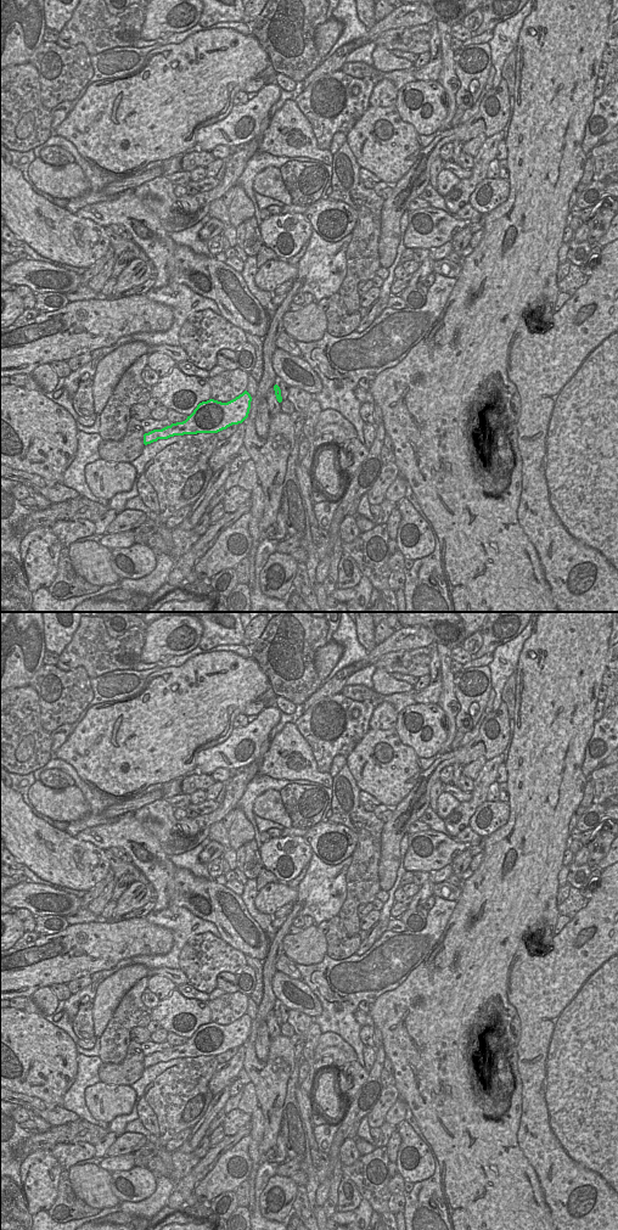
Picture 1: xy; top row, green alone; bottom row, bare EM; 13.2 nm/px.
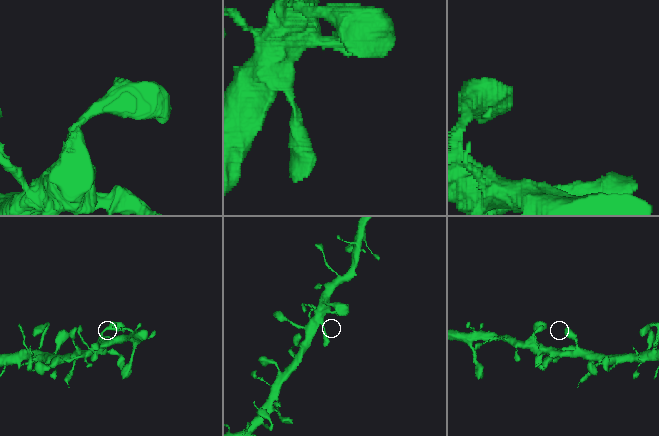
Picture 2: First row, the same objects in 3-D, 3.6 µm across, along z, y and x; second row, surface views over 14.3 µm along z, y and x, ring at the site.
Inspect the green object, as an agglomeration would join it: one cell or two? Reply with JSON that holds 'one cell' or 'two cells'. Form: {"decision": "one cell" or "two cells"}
{"decision": "one cell"}

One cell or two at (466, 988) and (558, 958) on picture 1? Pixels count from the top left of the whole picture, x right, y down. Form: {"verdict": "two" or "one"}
{"verdict": "two"}

